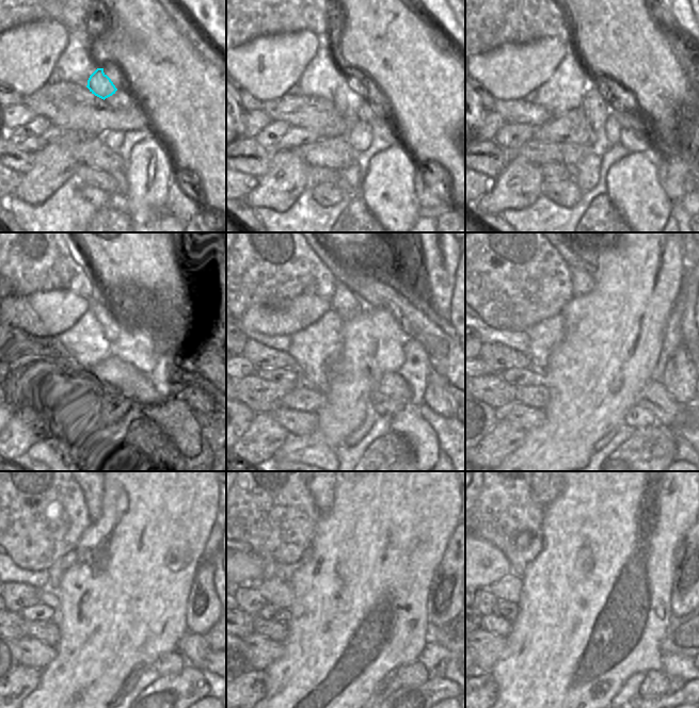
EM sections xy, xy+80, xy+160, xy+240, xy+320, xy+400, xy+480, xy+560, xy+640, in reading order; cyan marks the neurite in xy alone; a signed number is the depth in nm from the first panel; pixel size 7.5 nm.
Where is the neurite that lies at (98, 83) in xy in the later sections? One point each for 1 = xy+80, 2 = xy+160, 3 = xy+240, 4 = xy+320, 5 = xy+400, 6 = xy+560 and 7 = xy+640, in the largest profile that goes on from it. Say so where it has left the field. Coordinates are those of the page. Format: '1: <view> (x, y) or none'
1: xy+80 (348, 102)
2: xy+160 (597, 112)
3: xy+240 (133, 386)
4: xy+320 (391, 393)
5: xy+400 (656, 404)
6: xy+560 (415, 673)
7: xy+640 (655, 684)

